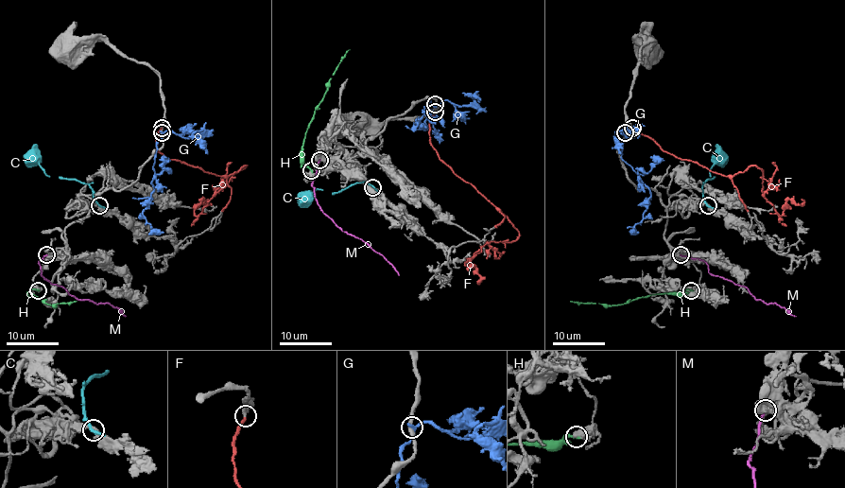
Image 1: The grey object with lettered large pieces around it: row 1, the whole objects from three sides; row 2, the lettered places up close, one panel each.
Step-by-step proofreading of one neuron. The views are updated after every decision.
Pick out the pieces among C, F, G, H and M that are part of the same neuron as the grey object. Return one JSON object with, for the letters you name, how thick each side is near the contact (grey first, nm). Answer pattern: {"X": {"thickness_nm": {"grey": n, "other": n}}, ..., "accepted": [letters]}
{"F": {"thickness_nm": {"grey": 320, "other": 180}}, "accepted": ["F"]}

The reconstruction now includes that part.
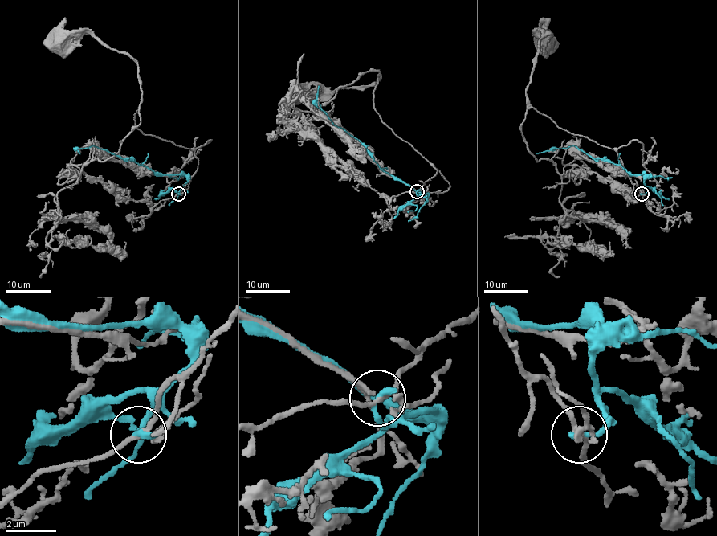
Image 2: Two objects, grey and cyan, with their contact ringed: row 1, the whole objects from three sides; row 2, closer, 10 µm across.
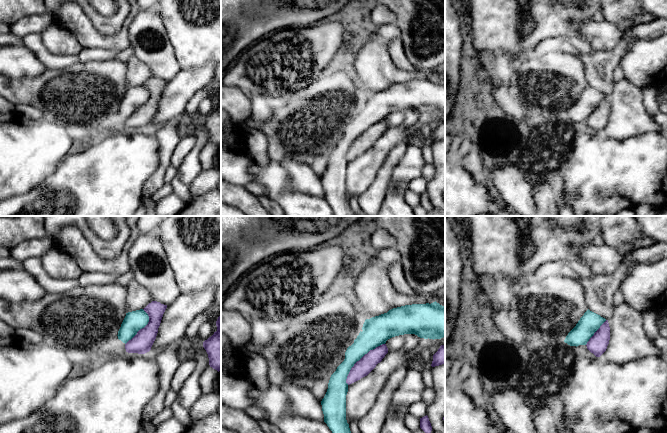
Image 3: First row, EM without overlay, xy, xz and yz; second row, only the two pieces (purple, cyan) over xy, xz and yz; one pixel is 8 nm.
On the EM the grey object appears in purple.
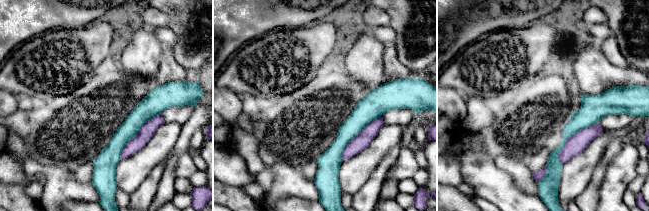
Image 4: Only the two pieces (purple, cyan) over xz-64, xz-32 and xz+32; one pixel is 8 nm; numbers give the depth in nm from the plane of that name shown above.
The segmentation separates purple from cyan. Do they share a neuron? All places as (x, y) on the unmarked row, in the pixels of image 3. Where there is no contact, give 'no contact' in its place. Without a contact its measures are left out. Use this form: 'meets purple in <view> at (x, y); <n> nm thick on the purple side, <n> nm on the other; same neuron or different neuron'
meets purple in xz at (360, 135); 140 nm thick on the purple side, 220 nm on the other; different neuron

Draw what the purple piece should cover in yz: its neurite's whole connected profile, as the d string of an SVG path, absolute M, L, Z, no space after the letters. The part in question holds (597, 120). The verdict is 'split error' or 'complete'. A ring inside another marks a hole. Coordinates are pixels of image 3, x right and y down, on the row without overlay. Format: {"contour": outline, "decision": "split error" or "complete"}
{"contour": "M606 96L600 104L589 115L586 122L587 125L596 133L600 133L607 125L610 116L610 103Z", "decision": "complete"}

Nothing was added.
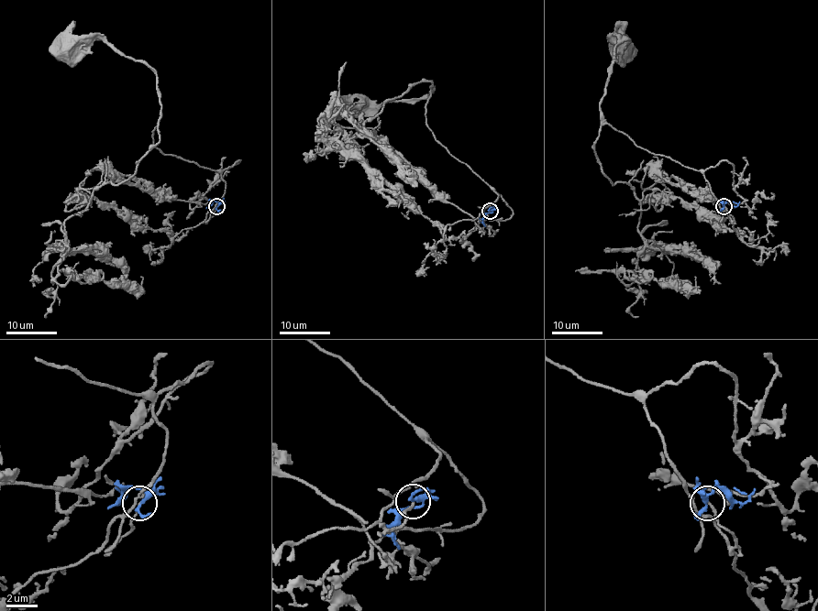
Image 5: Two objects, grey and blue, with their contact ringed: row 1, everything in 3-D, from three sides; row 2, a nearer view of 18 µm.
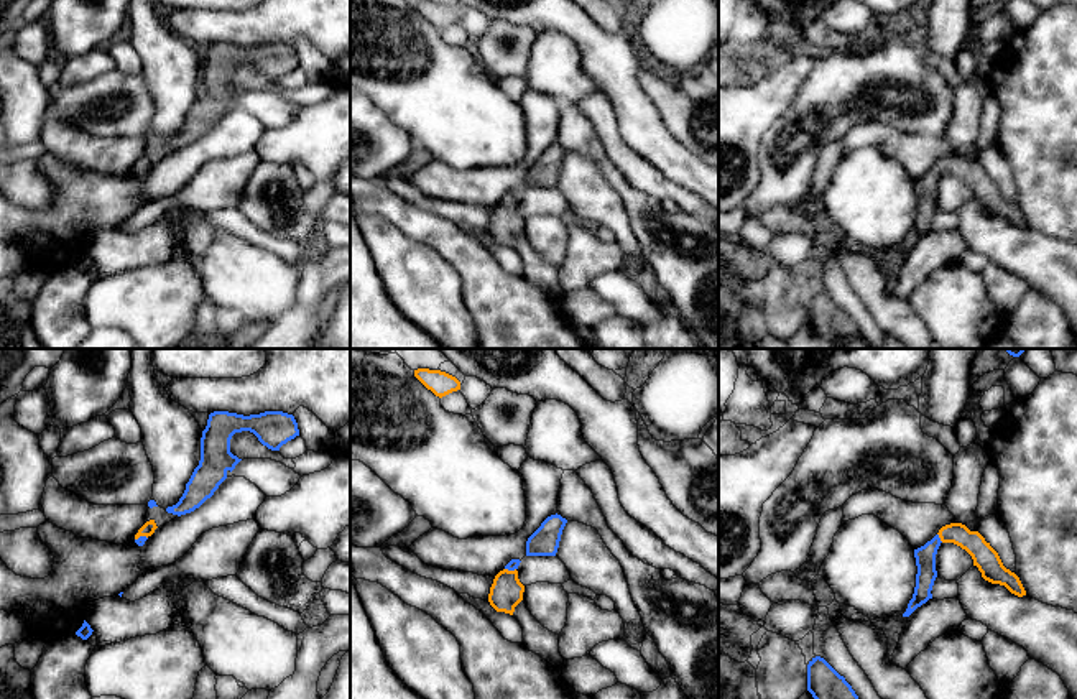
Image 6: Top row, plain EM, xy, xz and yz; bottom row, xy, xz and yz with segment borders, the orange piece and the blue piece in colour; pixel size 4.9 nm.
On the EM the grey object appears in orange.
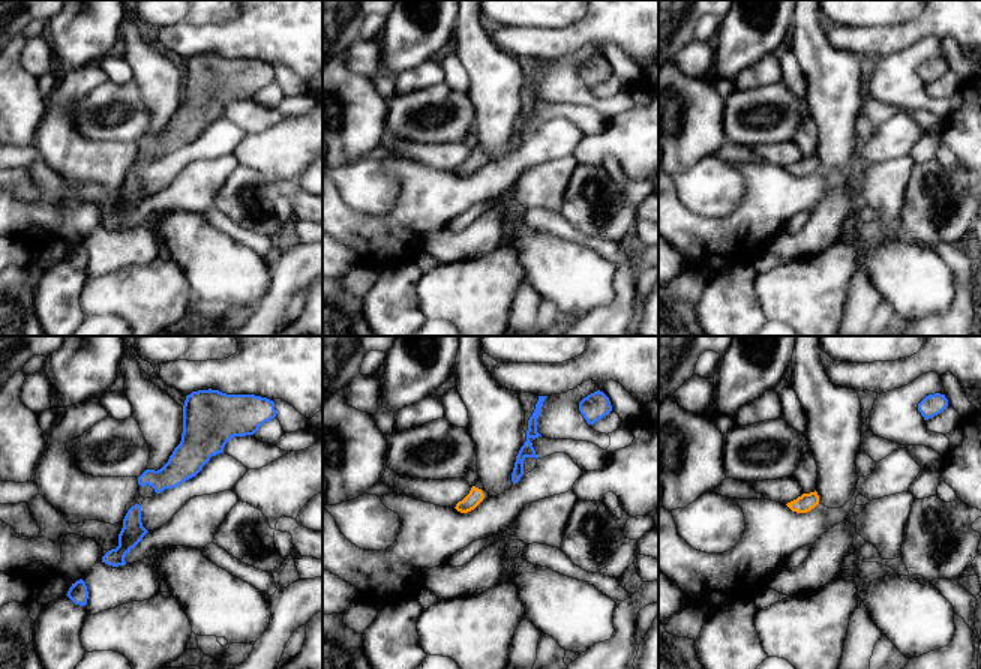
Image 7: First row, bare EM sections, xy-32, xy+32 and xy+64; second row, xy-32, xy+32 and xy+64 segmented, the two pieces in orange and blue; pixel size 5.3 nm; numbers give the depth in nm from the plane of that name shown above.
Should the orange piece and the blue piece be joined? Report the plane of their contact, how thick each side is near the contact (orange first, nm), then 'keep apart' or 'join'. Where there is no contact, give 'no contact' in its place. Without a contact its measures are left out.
contact in yz; calibres 120 and 100 nm; join

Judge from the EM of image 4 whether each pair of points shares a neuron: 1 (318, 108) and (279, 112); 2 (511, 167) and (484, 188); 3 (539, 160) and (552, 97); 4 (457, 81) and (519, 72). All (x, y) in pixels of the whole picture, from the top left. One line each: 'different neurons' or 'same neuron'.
1: same neuron
2: different neurons
3: different neurons
4: same neuron

